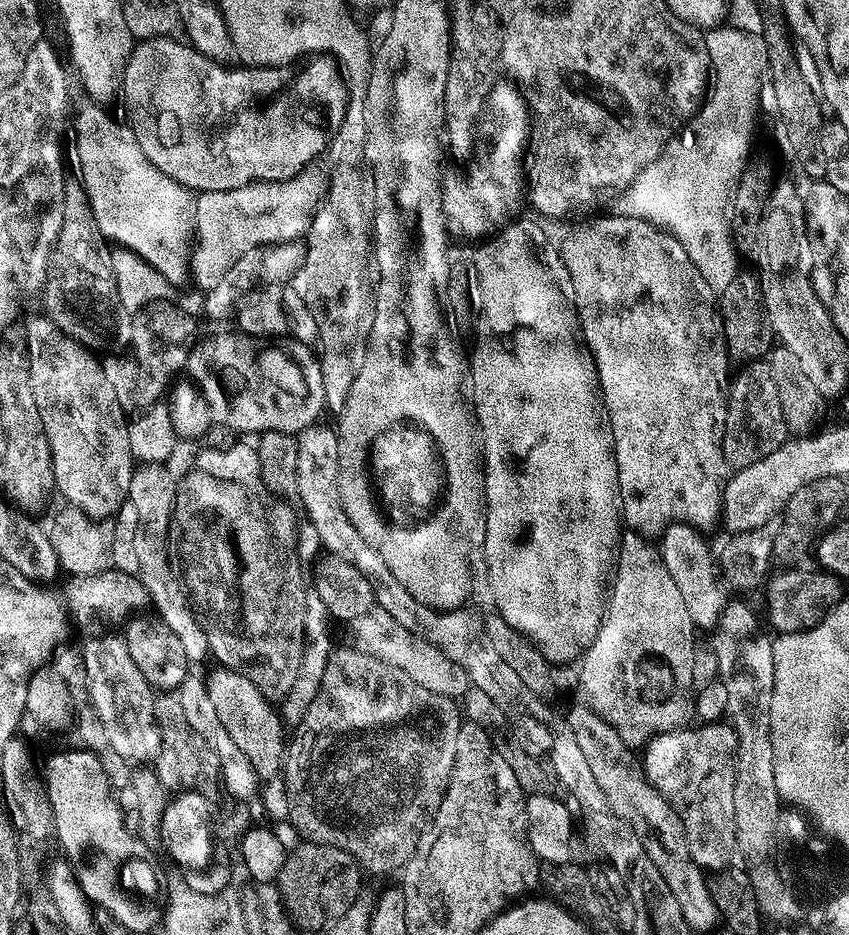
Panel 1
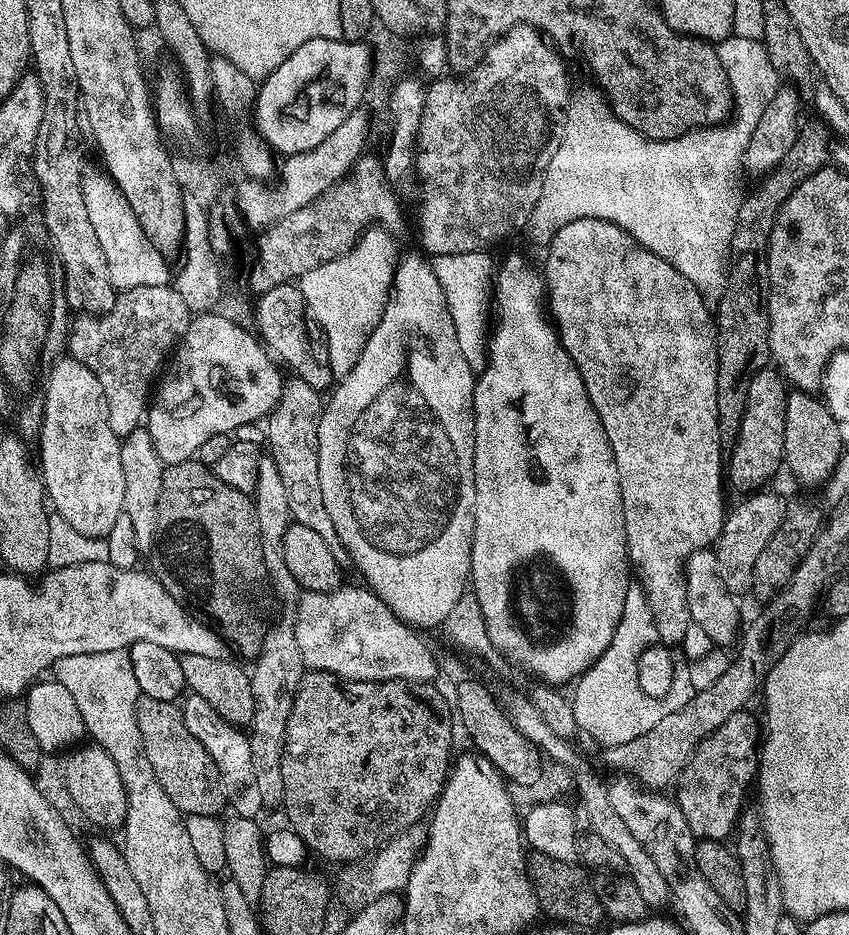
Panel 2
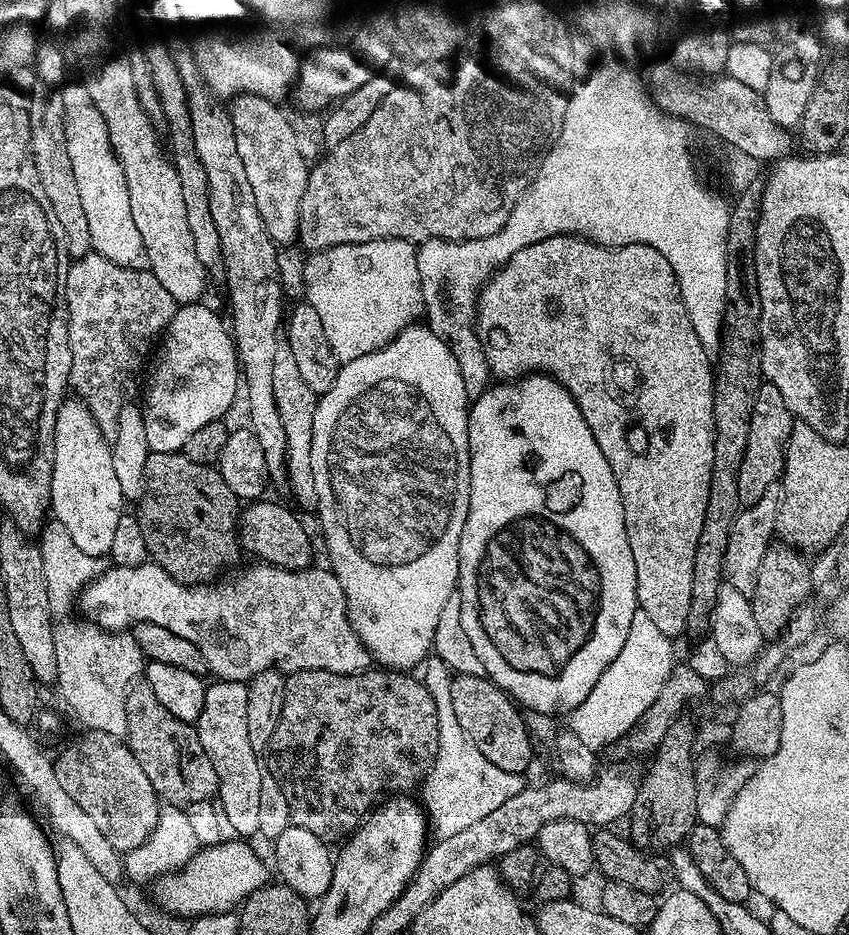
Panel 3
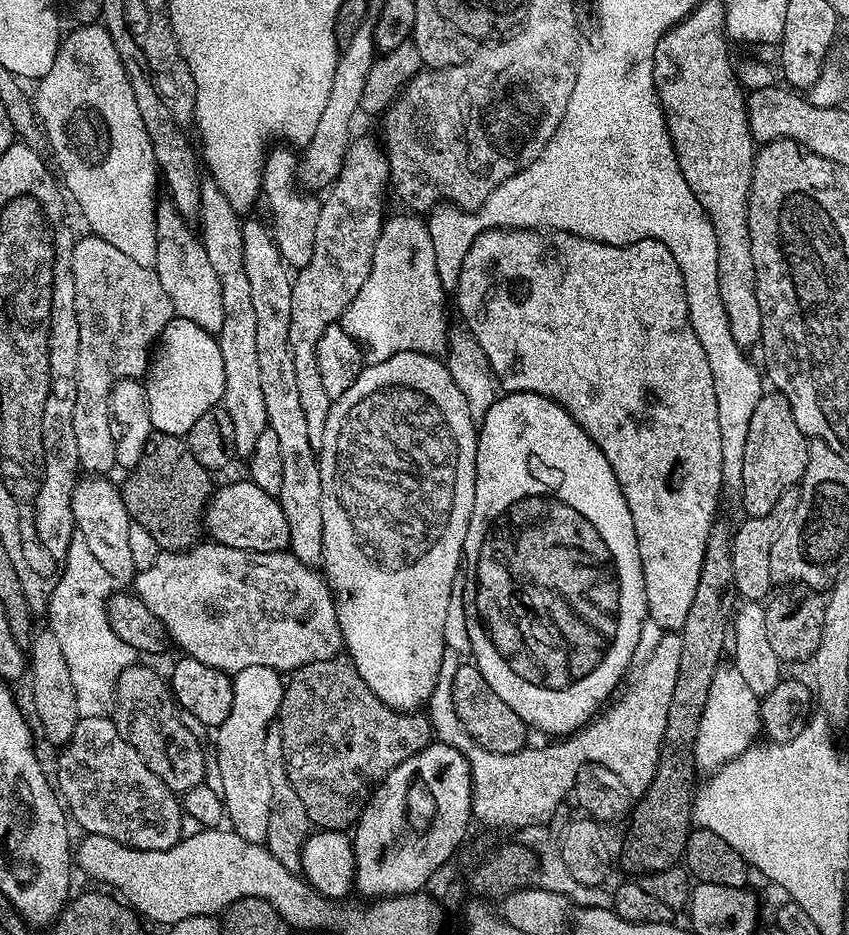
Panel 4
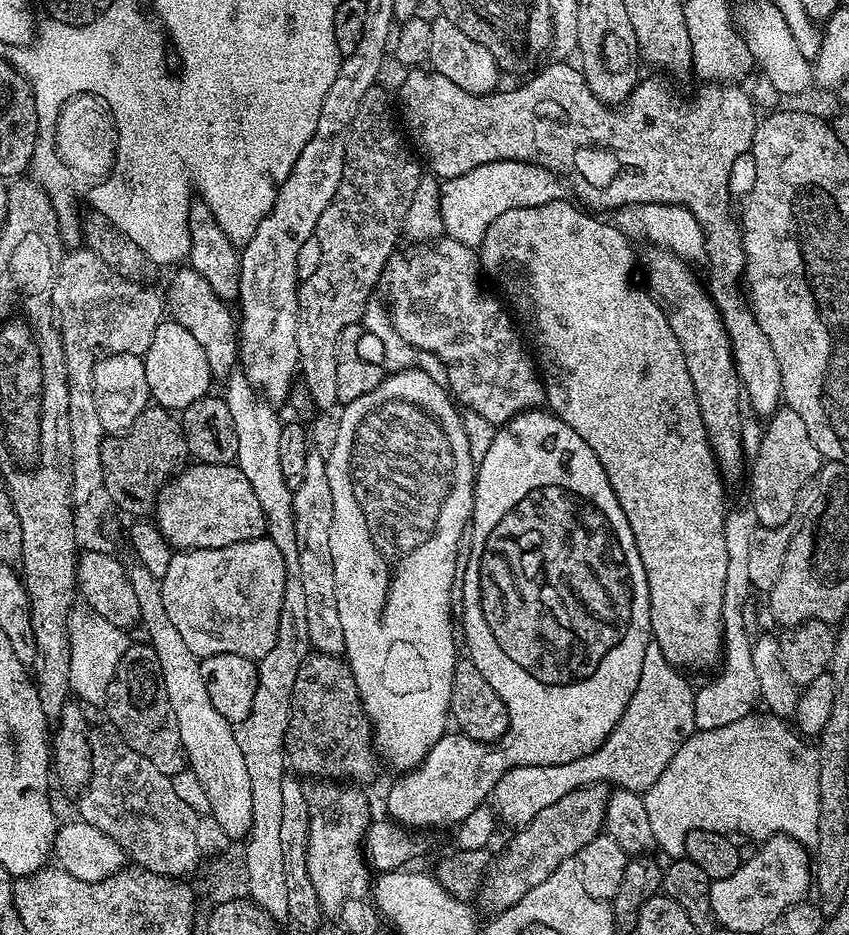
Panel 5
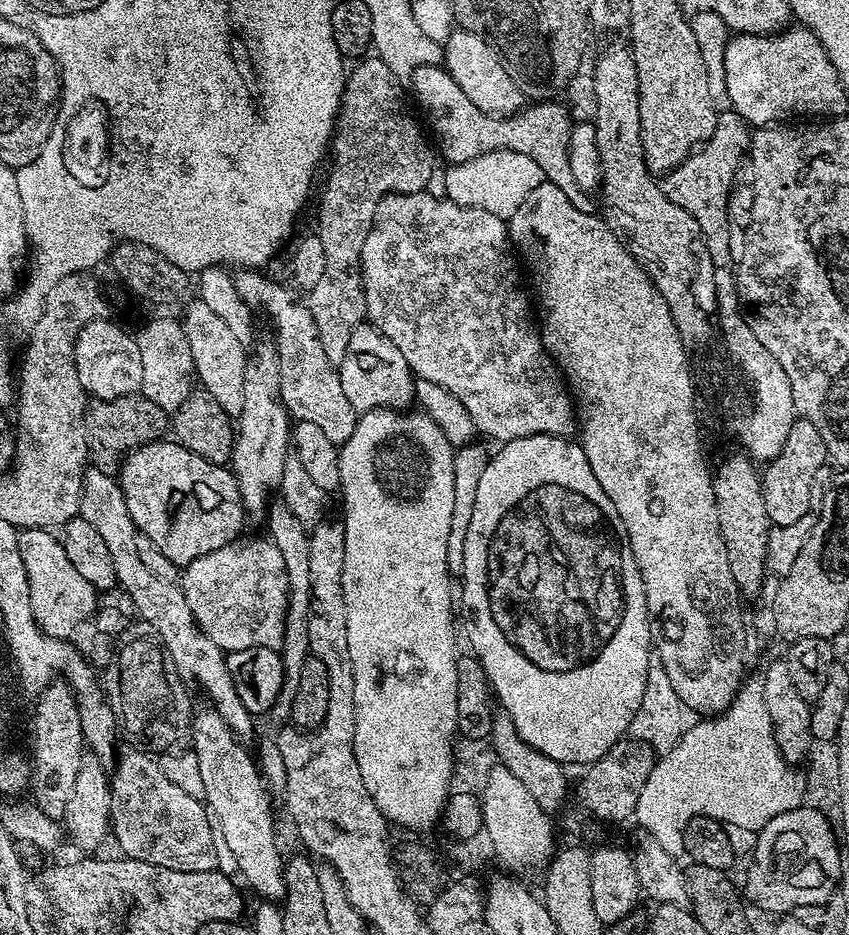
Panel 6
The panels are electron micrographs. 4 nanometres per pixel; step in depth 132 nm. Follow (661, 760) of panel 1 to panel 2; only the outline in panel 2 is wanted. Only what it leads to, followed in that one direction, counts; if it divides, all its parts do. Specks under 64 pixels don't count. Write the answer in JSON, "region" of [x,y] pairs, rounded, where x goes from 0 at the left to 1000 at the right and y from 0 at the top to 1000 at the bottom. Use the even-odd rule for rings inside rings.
{"region":[[[875,759],[865,764],[826,793],[794,840],[796,861],[808,871],[808,879],[821,899],[853,901],[863,893],[878,863],[876,850],[892,833],[893,783],[890,787],[890,770],[882,761]]]}

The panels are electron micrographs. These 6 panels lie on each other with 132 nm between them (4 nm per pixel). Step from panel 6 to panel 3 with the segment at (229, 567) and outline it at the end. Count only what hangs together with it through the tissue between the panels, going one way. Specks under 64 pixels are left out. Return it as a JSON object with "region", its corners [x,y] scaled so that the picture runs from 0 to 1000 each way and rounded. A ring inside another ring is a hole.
{"region":[[[178,601],[164,603],[163,605],[153,605],[152,607],[132,605],[128,606],[126,612],[119,614],[114,620],[110,620],[102,629],[98,630],[97,646],[99,642],[105,657],[110,659],[105,660],[117,671],[128,676],[146,676],[147,674],[159,672],[161,667],[166,667],[167,665],[181,665],[181,670],[196,670],[196,674],[205,674],[205,678],[210,678],[214,682],[224,682],[224,687],[229,687],[229,691],[233,691],[233,695],[238,695],[238,704],[243,704],[243,708],[245,709],[245,719],[249,722],[252,721],[251,724],[261,727],[291,729],[300,725],[304,721],[319,719],[322,716],[329,717],[335,721],[355,719],[356,717],[389,717],[393,721],[422,721],[423,719],[435,718],[441,710],[438,698],[433,696],[433,692],[424,684],[424,680],[415,668],[415,662],[410,659],[410,644],[408,635],[403,631],[403,622],[398,622],[398,618],[385,606],[372,606],[364,605],[356,610],[337,610],[336,607],[325,607],[320,603],[297,601],[293,607],[279,606],[277,609],[279,612],[274,616],[265,615],[253,622],[227,627],[210,622],[200,614],[196,614],[196,610],[191,610],[185,603]]]}

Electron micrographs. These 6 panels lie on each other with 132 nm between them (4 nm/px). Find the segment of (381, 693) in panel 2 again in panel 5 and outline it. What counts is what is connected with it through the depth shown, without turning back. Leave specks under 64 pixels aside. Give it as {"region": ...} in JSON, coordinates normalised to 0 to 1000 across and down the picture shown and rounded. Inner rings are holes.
{"region":[[[369,695],[363,698],[360,708],[356,708],[351,725],[346,725],[335,806],[343,825],[355,831],[372,830],[367,832],[376,832],[382,836],[424,836],[419,834],[433,834],[442,828],[445,805],[441,799],[438,772],[424,750],[422,734],[417,729],[417,721],[410,714],[409,705]]]}

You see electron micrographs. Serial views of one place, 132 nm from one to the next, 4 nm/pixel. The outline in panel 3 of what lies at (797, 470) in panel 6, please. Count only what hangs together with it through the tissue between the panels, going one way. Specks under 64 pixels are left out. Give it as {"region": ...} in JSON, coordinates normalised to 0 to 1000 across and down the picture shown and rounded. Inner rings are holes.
{"region":[[[903,409],[896,410],[893,426],[888,426],[888,443],[883,447],[883,468],[879,473],[874,503],[869,503],[869,533],[873,540],[893,537],[893,533],[898,533],[907,520],[920,517],[934,452],[935,446],[921,427],[921,417]]]}

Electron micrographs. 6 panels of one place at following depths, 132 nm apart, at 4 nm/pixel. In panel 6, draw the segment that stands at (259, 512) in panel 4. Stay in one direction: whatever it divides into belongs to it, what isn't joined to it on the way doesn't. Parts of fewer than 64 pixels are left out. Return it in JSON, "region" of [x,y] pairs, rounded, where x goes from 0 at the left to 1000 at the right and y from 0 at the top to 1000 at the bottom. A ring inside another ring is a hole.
{"region":[[[206,470],[179,471],[151,484],[141,497],[139,512],[141,523],[148,528],[148,542],[153,544],[153,554],[158,554],[161,570],[177,575],[177,580],[181,580],[181,584],[186,584],[186,588],[210,605],[219,605],[252,588],[261,588],[274,581],[287,565],[287,538],[272,499],[243,494],[243,490],[219,481],[219,477]]]}

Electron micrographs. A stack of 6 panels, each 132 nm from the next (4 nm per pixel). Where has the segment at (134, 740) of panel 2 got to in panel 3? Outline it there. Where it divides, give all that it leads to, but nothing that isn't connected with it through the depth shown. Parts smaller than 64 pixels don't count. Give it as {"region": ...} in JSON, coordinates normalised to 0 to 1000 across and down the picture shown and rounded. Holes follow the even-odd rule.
{"region":[[[112,666],[104,667],[71,667],[65,668],[66,681],[64,682],[64,695],[68,717],[66,718],[65,735],[71,735],[80,757],[95,770],[100,780],[111,783],[124,783],[131,787],[150,788],[148,776],[148,747],[151,738],[166,726],[172,713],[172,704],[158,687],[154,678],[146,676],[128,676]]]}

